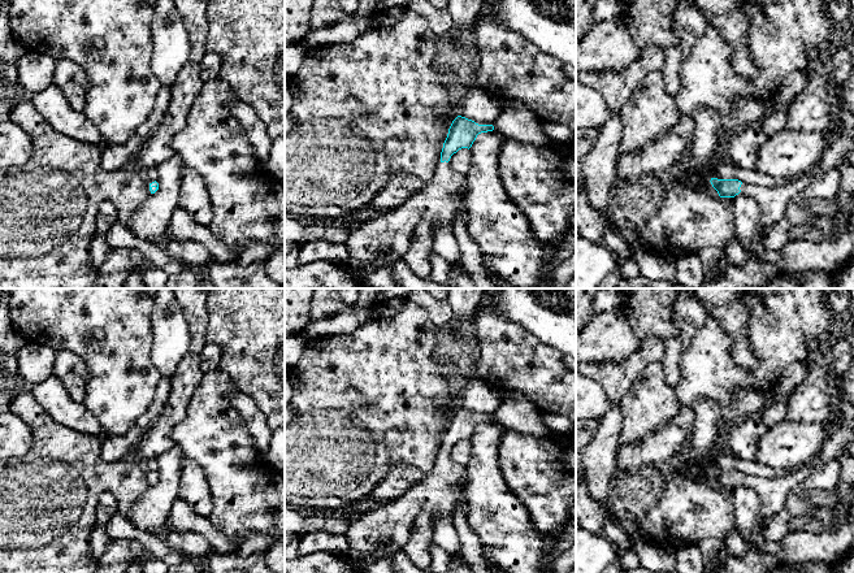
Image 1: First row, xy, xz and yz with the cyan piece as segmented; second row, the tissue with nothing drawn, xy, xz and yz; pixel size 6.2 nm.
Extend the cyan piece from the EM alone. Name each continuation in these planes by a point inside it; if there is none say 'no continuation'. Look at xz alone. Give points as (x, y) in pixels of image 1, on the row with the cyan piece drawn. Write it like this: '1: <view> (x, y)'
1: xz (389, 233)

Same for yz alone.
1: yz (772, 202)

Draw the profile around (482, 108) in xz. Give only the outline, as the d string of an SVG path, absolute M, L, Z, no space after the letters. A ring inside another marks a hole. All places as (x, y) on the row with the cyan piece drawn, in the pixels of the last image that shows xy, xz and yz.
M471 88L459 108L459 116L478 125L494 125L503 109L497 97L481 90Z

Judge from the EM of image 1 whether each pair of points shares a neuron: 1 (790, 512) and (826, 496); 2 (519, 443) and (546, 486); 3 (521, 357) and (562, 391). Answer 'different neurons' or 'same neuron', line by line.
1: different neurons
2: same neuron
3: same neuron

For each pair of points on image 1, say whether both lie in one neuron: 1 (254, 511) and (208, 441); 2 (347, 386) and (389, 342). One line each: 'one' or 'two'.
1: one
2: one

